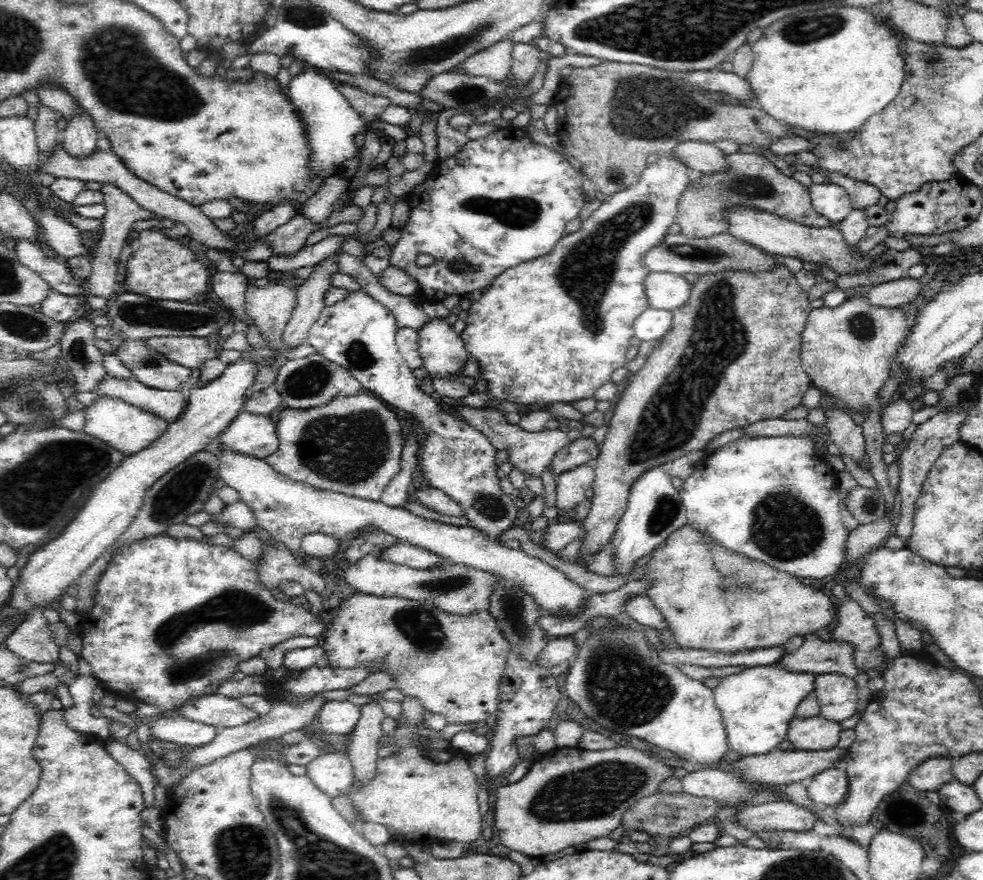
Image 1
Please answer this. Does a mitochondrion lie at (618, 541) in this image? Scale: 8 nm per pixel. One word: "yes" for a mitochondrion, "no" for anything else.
no

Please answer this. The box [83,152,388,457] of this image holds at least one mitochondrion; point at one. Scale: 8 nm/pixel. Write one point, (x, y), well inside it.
(149, 314)

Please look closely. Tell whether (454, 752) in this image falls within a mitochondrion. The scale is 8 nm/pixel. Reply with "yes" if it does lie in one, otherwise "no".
no

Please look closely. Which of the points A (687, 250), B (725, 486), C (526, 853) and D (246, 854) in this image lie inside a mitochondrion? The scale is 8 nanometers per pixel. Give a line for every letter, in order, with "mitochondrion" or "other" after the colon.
A: mitochondrion
B: other
C: other
D: mitochondrion

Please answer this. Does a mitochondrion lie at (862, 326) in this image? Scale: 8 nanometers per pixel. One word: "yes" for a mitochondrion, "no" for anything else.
yes

